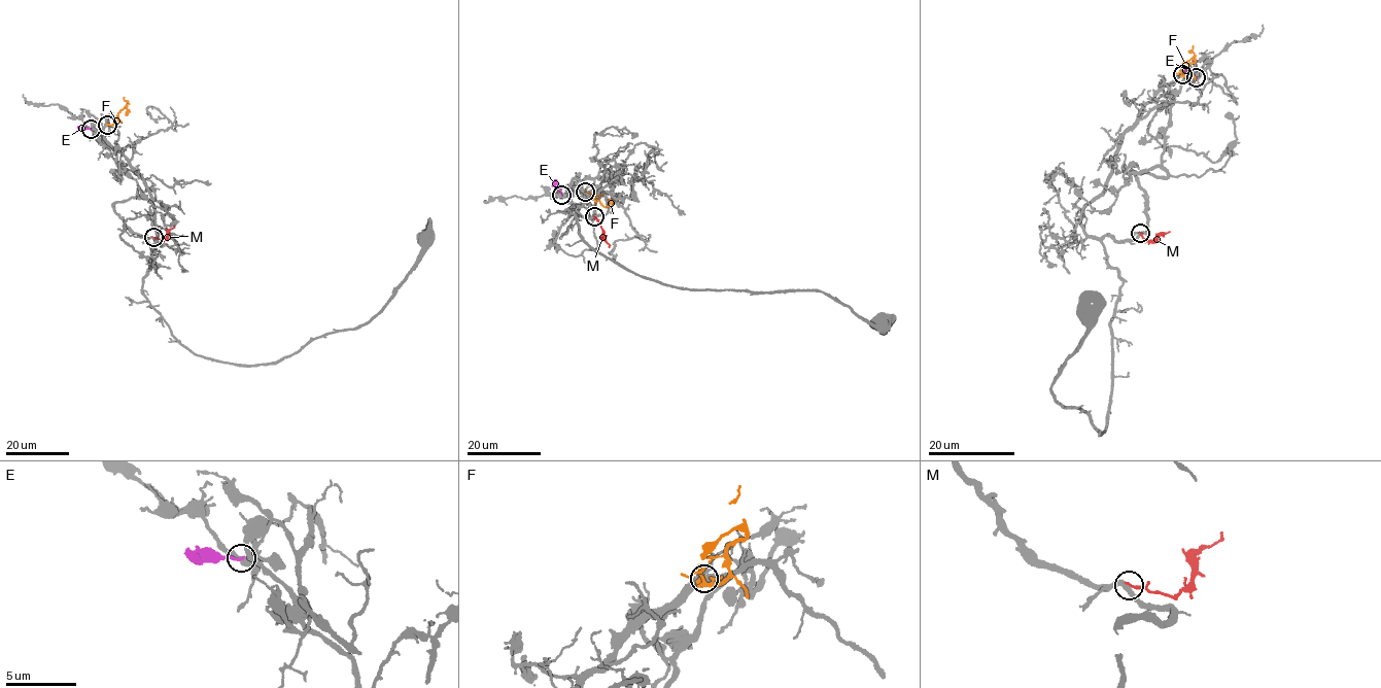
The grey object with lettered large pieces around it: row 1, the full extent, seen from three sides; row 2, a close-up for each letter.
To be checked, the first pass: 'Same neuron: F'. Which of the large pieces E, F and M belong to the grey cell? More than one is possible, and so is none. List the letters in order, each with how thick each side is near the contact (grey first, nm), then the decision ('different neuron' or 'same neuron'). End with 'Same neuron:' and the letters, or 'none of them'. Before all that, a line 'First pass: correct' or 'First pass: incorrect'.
First pass: correct
E: calibres 440 and 220 nm; different neuron
F: calibres 400 and 240 nm; same neuron
M: calibres 340 and 240 nm; different neuron
Same neuron: F

